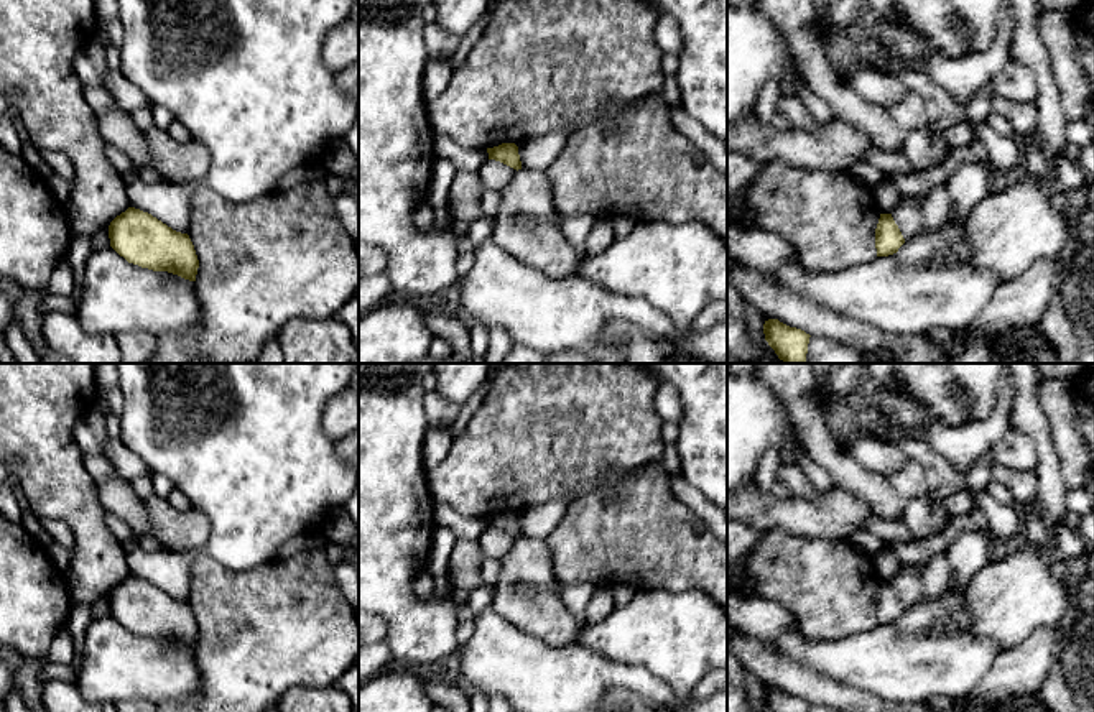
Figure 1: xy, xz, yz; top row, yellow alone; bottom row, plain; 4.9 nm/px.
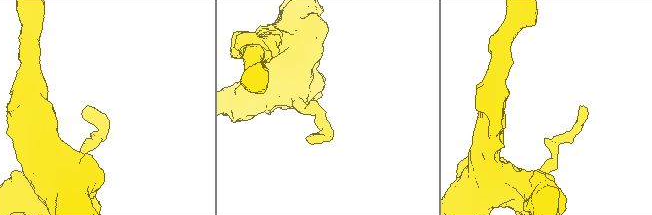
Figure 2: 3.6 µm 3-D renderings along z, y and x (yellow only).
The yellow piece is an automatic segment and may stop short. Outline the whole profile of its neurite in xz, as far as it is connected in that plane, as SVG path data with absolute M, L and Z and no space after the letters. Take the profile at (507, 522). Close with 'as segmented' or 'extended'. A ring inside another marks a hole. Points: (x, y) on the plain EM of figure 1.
M502 511L494 516L487 516L489 528L500 529L513 538L522 538L518 515L515 511Z; as segmented

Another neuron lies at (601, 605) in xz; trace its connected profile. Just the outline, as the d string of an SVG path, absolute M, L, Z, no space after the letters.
M597 587L586 608L587 623L600 623L614 612L614 608L612 590L609 587Z

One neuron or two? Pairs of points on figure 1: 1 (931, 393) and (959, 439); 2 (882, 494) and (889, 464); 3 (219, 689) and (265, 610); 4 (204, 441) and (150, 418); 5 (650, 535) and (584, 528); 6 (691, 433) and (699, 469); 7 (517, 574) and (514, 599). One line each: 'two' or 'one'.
1: two
2: two
3: one
4: one
5: one
6: one
7: one

